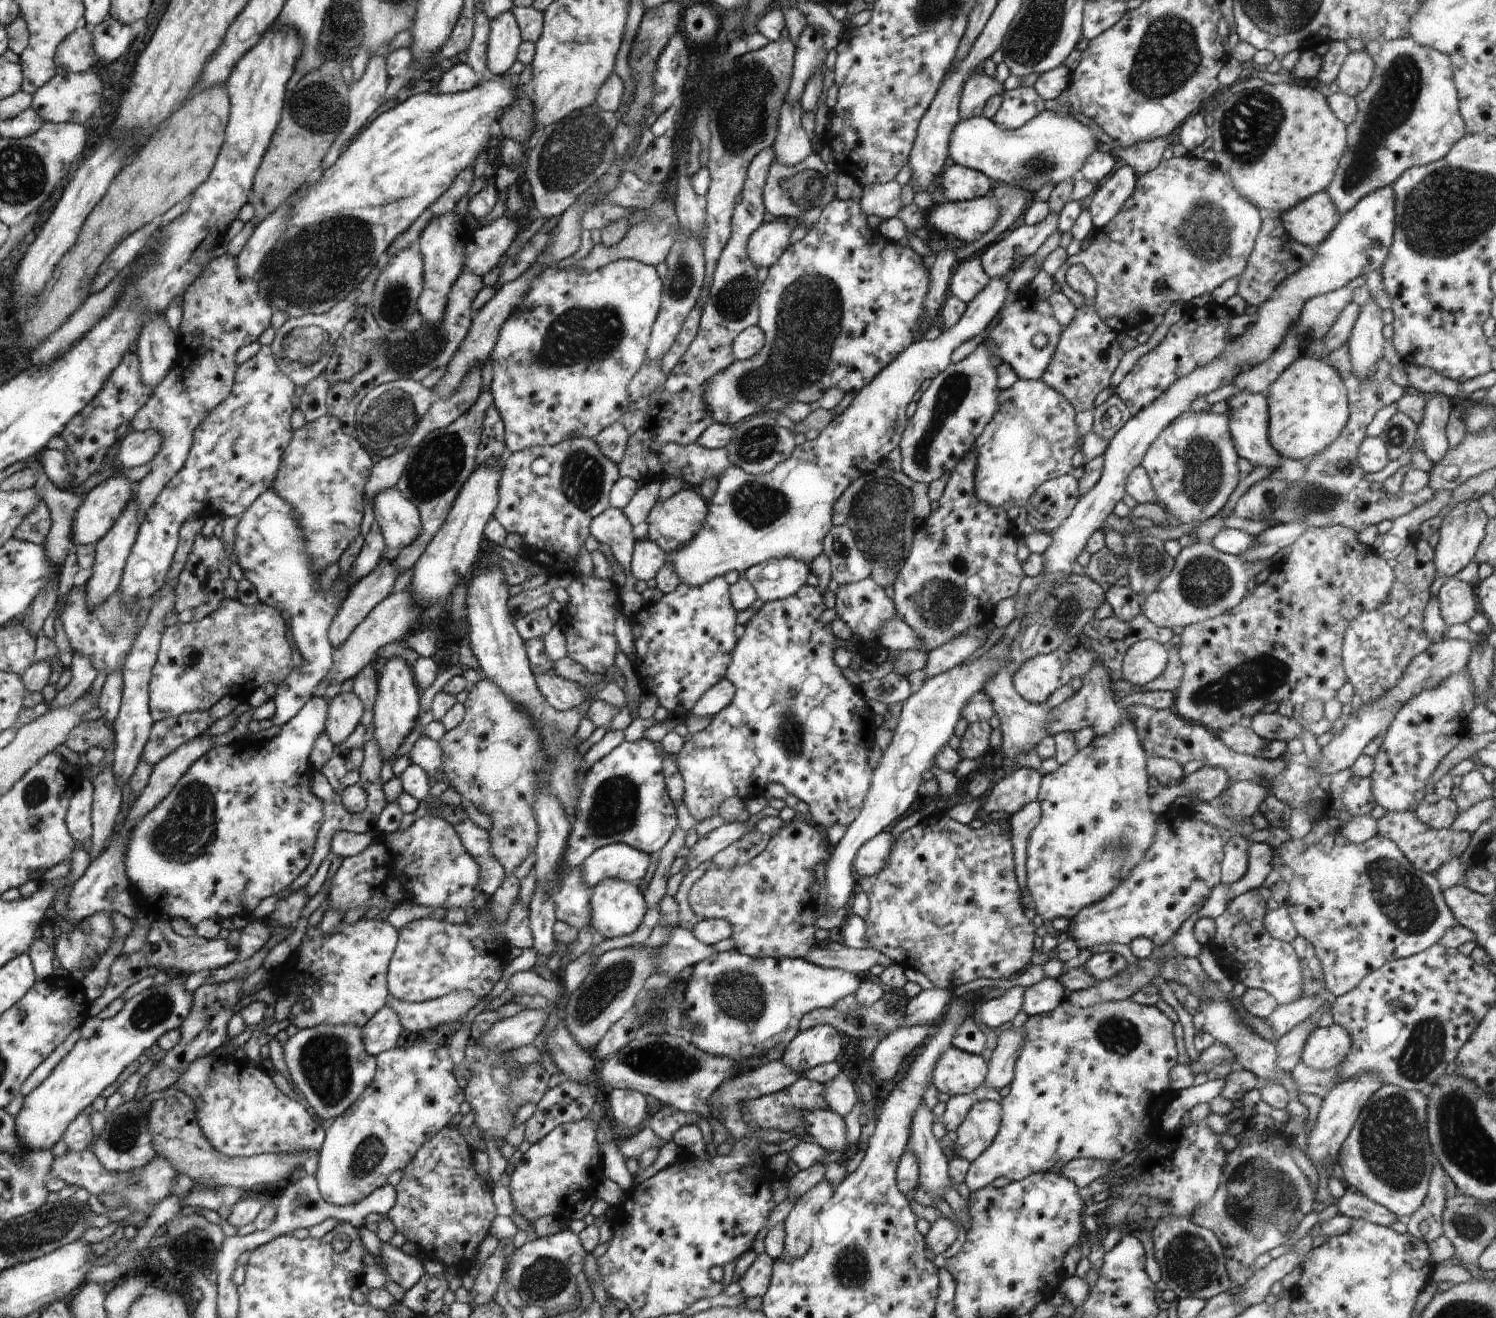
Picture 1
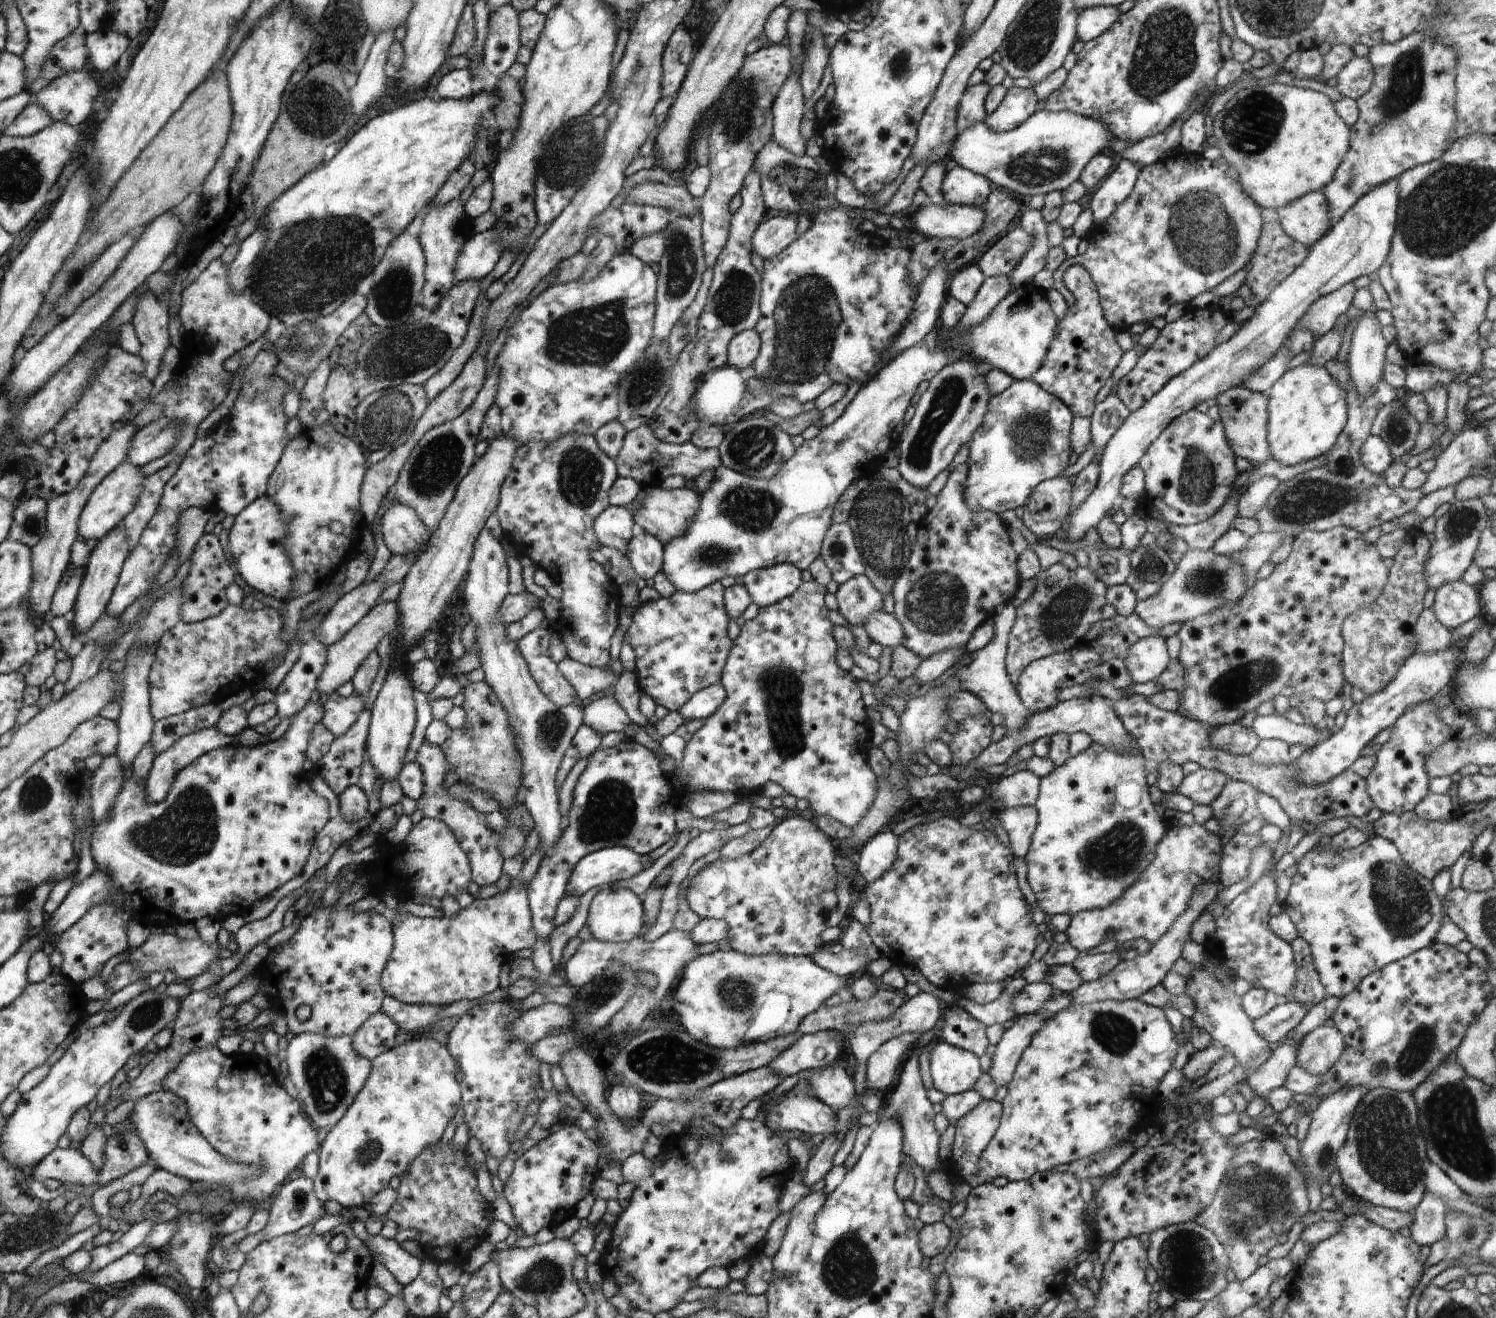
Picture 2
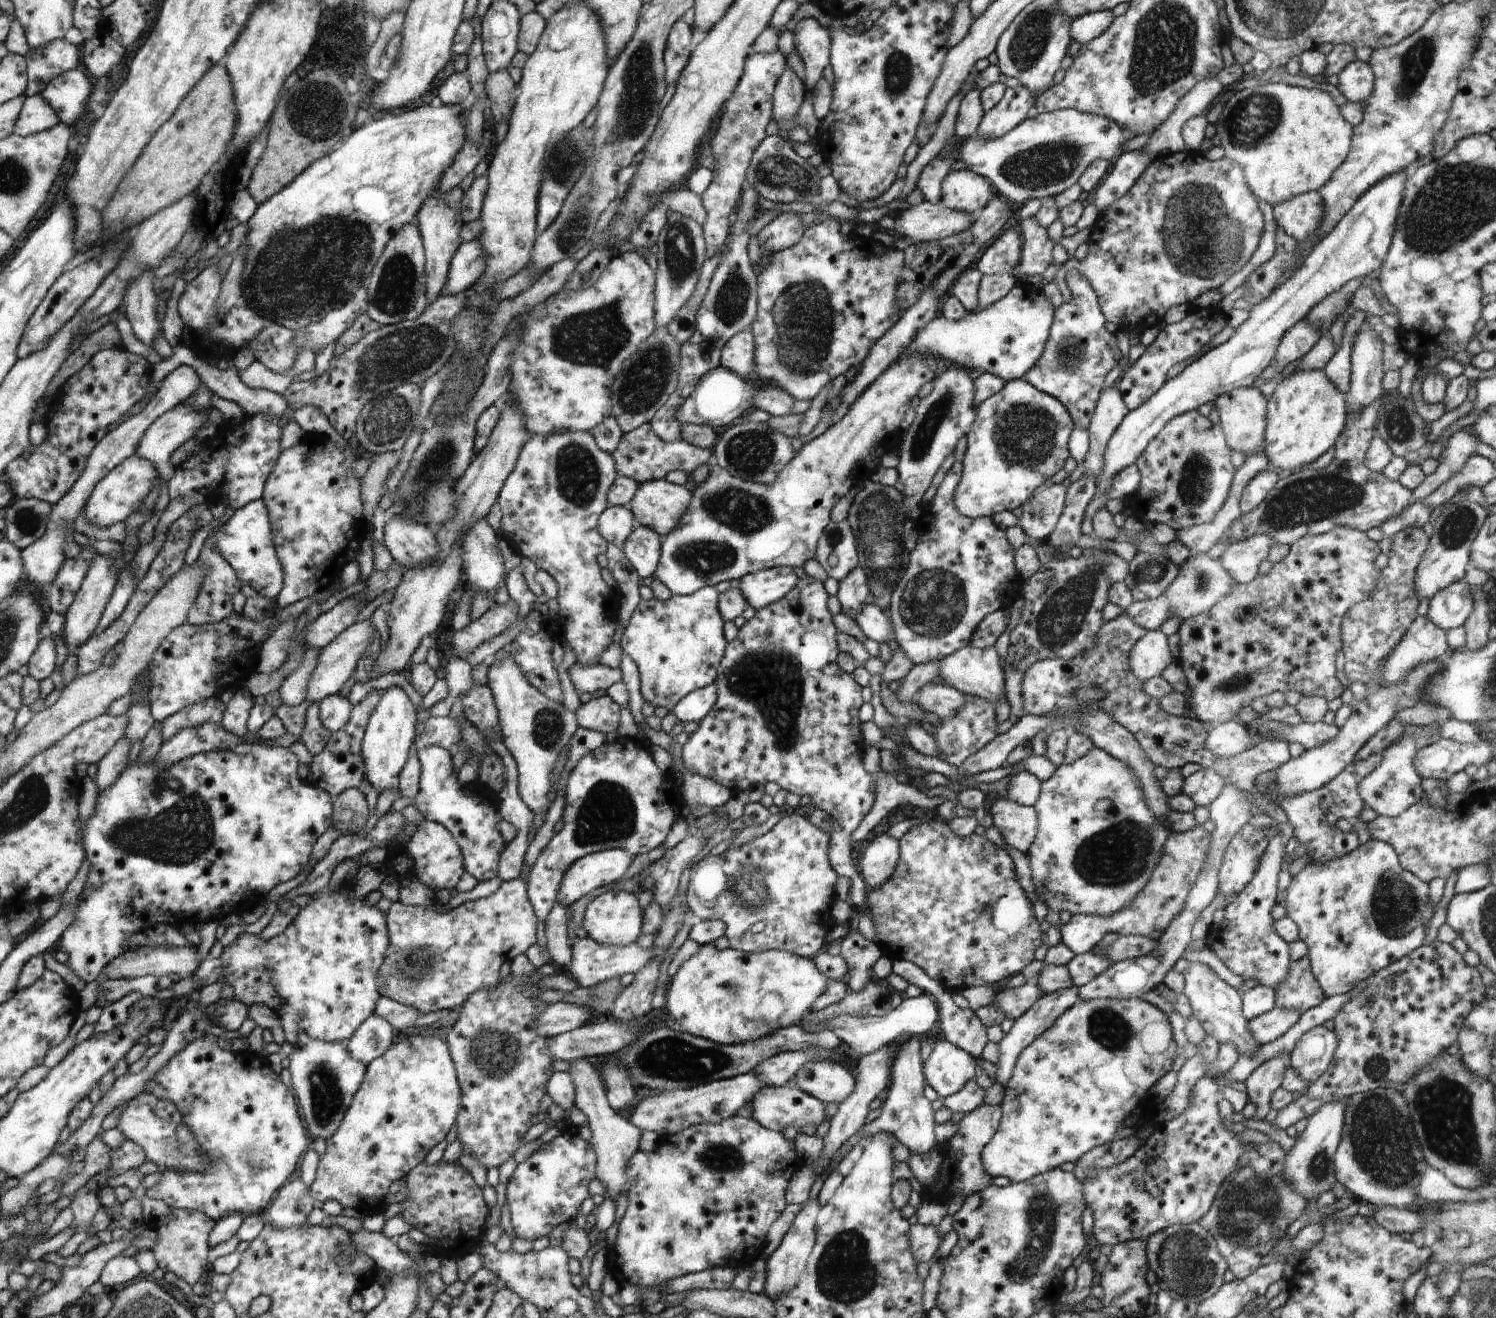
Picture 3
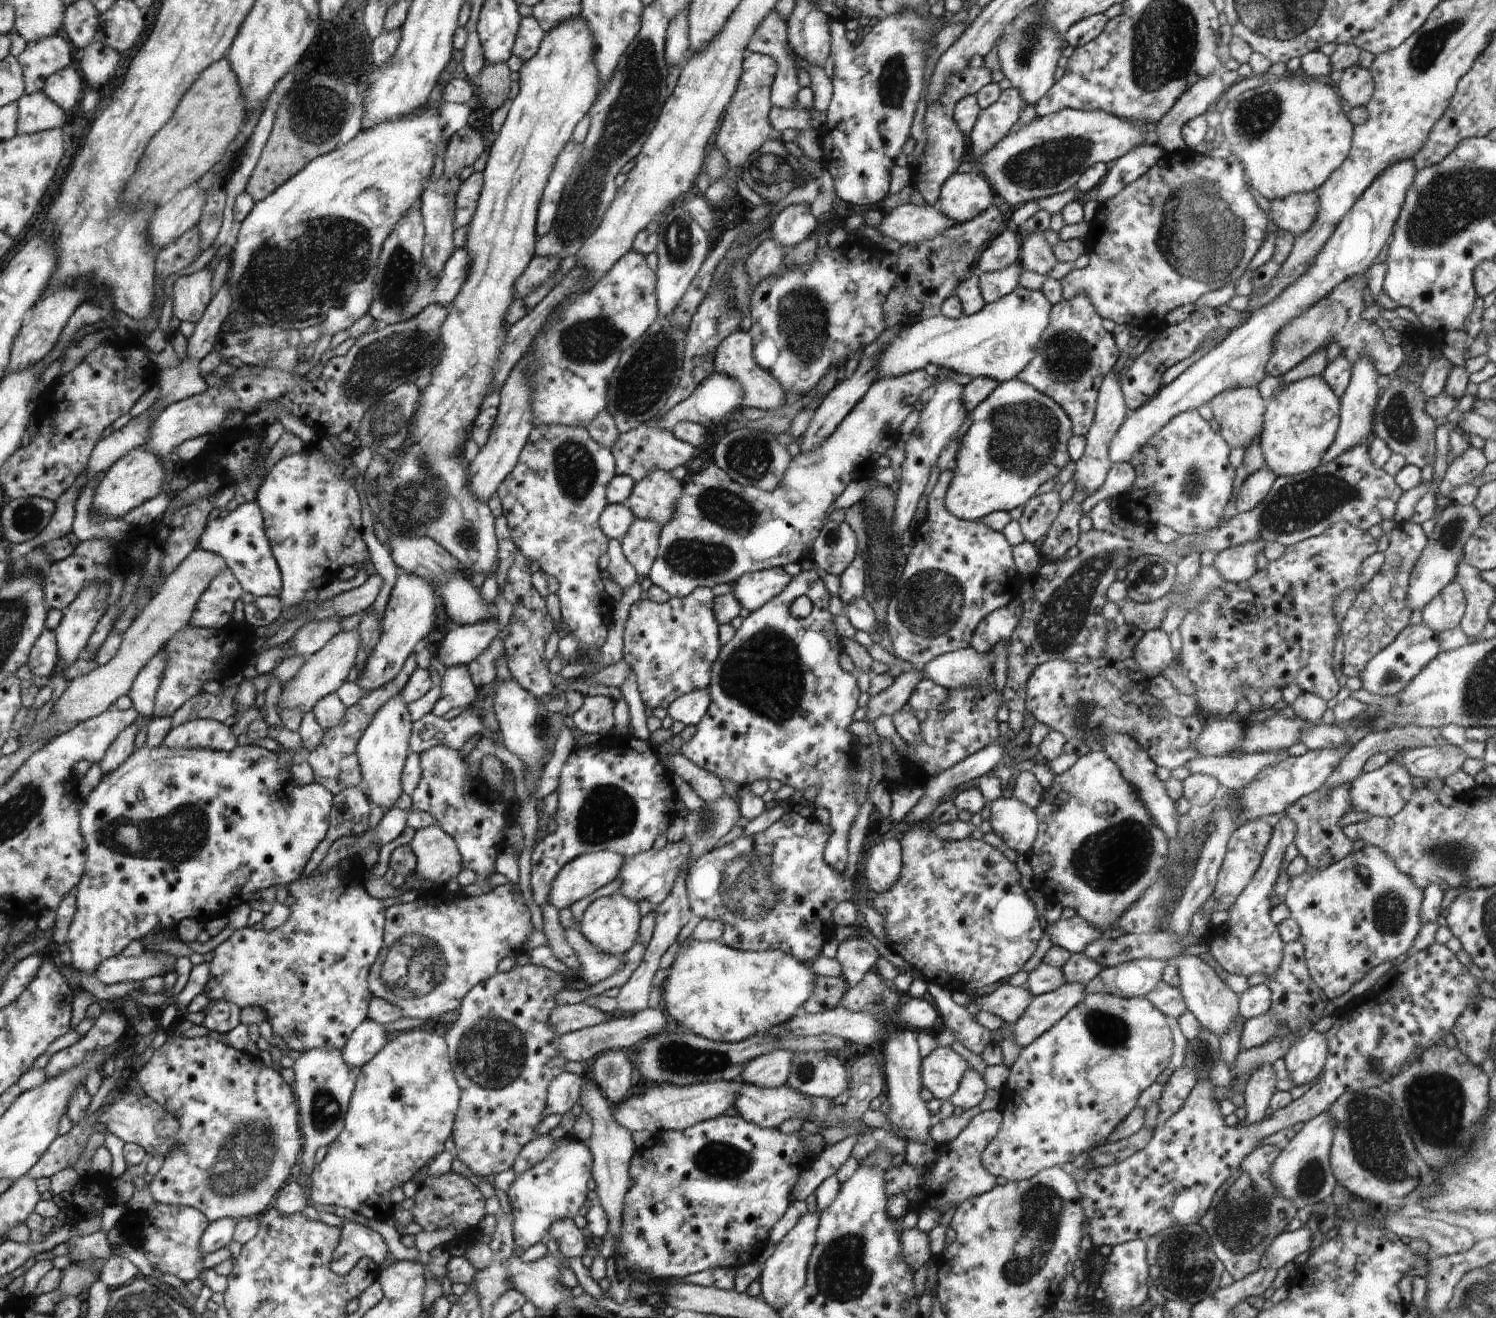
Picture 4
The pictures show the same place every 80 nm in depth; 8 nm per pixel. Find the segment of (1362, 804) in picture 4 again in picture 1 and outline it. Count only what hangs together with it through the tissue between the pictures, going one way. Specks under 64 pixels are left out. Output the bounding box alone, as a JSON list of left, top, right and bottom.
[1371,668,1477,812]

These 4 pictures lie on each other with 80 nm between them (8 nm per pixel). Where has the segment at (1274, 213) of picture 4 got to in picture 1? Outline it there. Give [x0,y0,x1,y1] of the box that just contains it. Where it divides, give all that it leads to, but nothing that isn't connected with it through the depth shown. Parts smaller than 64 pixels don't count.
[1279,190,1340,249]

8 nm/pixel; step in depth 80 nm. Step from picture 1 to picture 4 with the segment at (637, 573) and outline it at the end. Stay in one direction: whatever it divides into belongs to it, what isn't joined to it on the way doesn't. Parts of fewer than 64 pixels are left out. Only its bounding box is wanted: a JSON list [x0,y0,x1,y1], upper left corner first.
[620,519,661,576]

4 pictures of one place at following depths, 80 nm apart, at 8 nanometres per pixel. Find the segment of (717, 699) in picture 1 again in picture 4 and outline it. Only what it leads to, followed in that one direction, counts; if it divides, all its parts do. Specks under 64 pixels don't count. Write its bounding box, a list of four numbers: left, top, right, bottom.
[667,689,711,724]

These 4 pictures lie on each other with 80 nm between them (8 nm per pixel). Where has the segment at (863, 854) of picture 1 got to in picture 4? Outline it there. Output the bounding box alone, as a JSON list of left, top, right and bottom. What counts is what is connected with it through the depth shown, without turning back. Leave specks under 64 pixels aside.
[865,839,902,893]

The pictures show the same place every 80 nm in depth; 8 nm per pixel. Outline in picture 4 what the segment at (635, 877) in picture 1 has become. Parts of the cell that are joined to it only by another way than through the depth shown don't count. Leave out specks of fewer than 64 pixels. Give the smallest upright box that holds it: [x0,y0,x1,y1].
[550,850,624,910]

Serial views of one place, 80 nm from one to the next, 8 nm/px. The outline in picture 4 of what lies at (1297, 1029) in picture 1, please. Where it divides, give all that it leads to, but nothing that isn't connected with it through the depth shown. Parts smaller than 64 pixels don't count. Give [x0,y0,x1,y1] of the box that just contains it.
[1243,1063,1277,1124]

